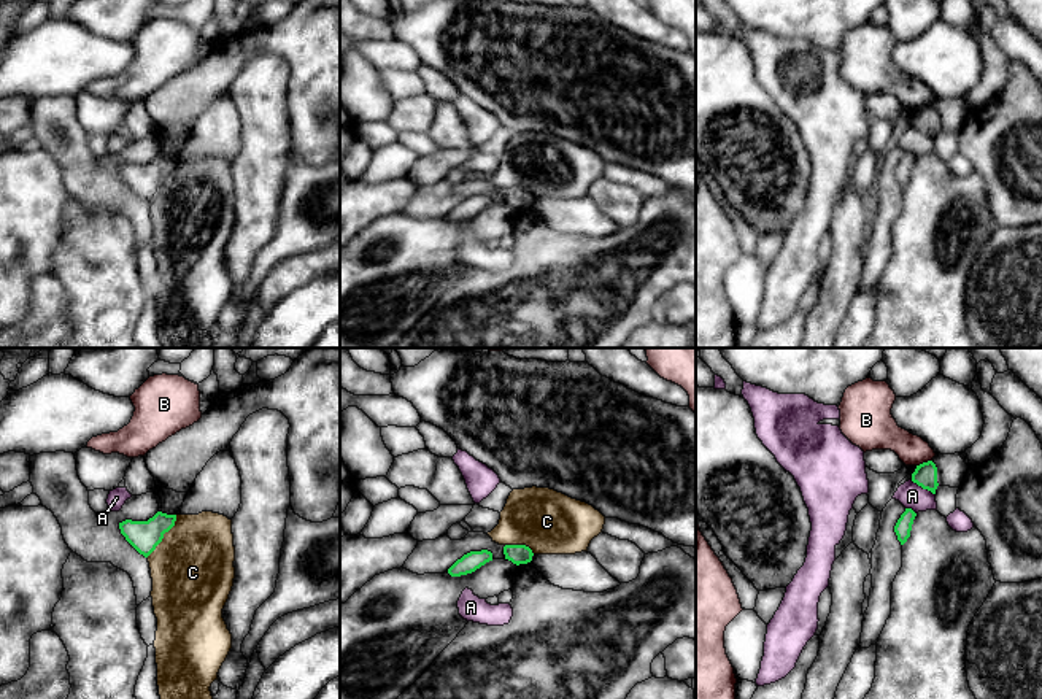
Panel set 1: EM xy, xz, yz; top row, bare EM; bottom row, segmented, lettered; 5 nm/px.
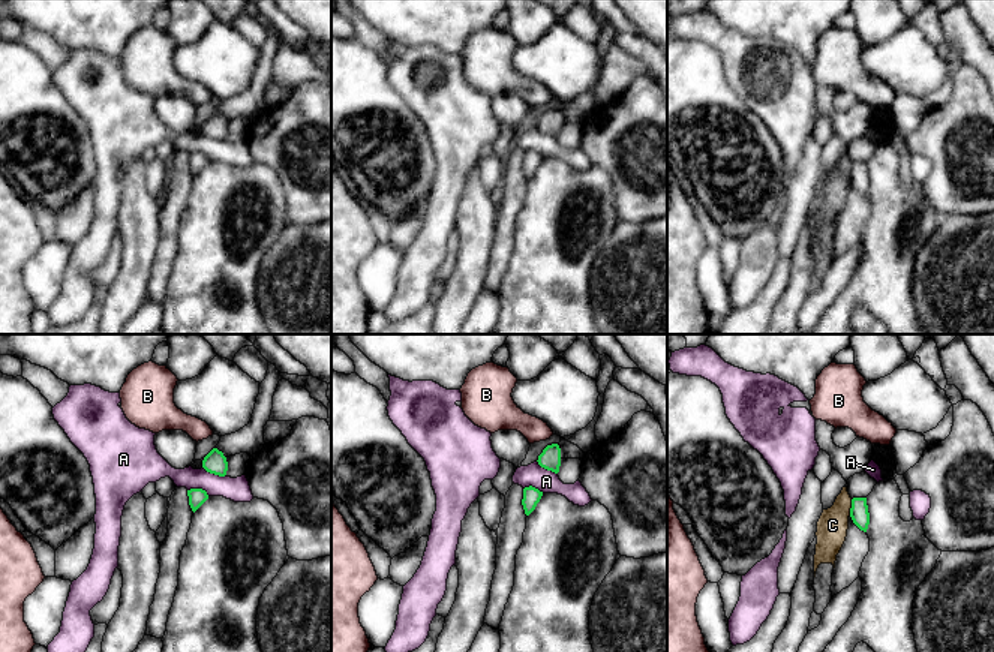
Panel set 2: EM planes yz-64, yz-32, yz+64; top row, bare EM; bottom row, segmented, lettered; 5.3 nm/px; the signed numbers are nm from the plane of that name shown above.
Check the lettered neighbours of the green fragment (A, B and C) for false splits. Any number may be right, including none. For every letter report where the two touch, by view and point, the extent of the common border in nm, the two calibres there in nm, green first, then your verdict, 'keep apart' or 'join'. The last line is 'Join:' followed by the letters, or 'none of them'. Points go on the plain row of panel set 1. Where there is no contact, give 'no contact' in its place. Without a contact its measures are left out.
A: yz (923, 132) | 150 nm | 120/130 nm | keep apart
B: yz (923, 107) | 90 nm | 120/160 nm | keep apart
C: xy (162, 180) | 260 nm | 160/420 nm | keep apart
Join: none of them

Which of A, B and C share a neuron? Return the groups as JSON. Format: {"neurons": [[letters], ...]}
{"neurons": [["A"], ["B"], ["C"]]}

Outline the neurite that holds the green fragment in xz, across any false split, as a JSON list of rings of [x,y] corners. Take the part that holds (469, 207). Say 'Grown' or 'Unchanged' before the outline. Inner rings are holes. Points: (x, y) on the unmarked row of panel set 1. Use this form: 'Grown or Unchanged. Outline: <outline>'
Unchanged. Outline: [[[488,194],[470,195],[457,203],[450,213],[448,218],[451,221],[461,221],[475,216],[486,207],[492,205],[492,197]]]

